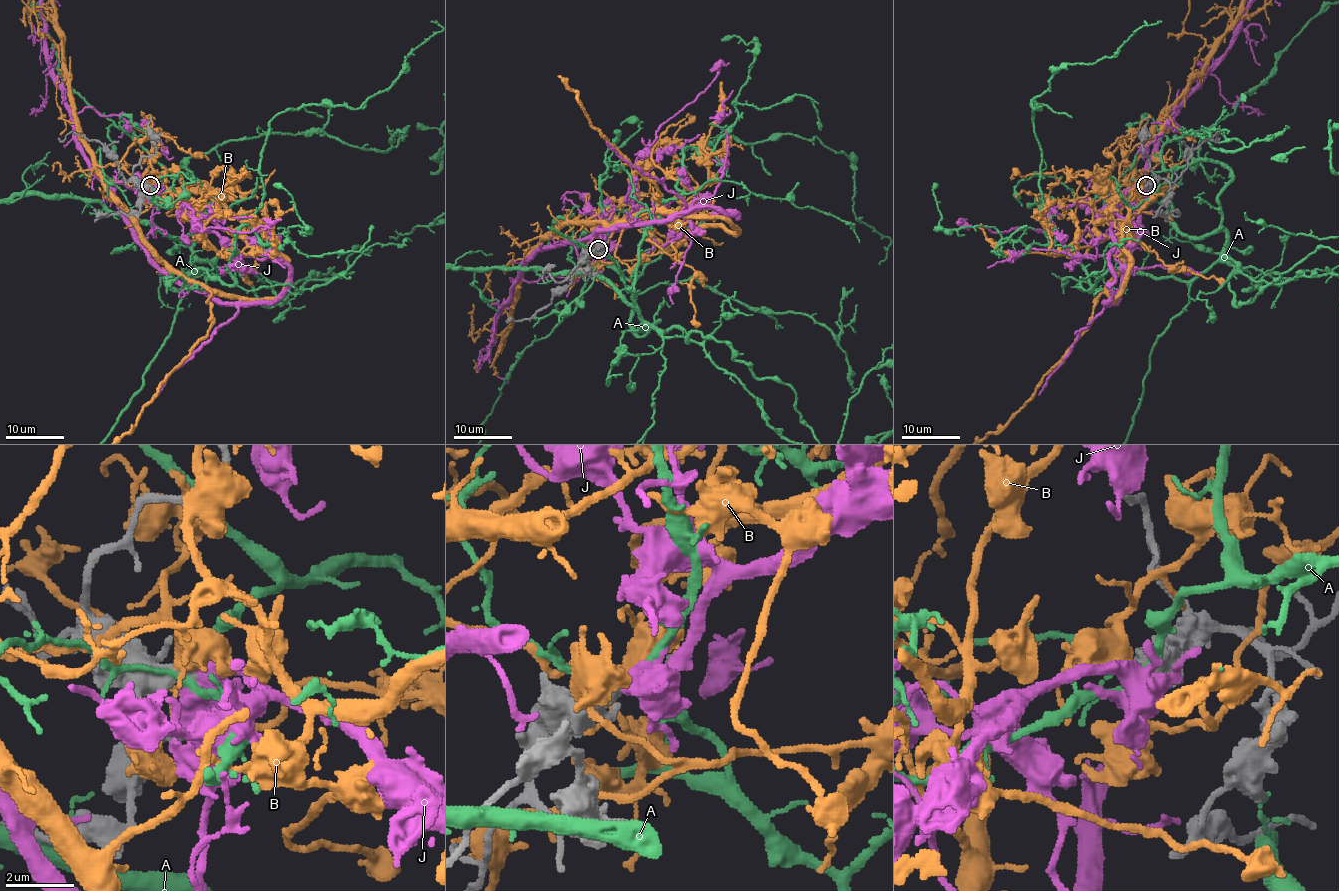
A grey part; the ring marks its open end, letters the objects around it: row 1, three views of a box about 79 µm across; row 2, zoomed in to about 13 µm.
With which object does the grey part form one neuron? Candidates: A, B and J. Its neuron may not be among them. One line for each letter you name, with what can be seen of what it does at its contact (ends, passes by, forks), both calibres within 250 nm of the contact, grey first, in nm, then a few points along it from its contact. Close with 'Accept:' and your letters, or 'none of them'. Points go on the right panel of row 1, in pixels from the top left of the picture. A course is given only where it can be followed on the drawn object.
J: It forks there. Thickness 480 nm (grey) against 440 nm
Accept: J

